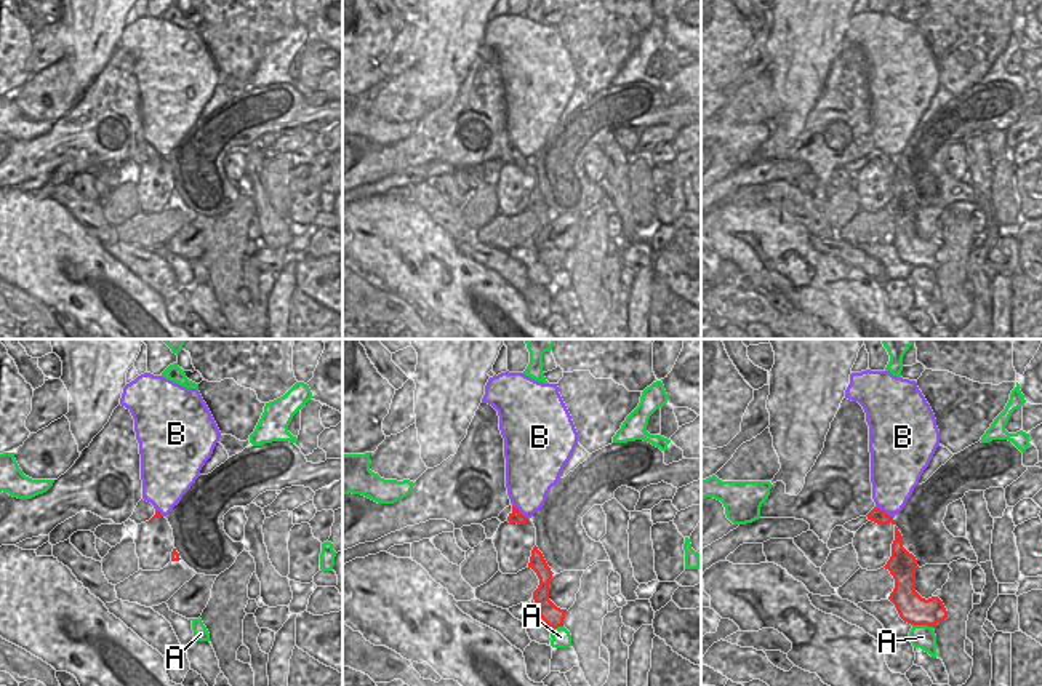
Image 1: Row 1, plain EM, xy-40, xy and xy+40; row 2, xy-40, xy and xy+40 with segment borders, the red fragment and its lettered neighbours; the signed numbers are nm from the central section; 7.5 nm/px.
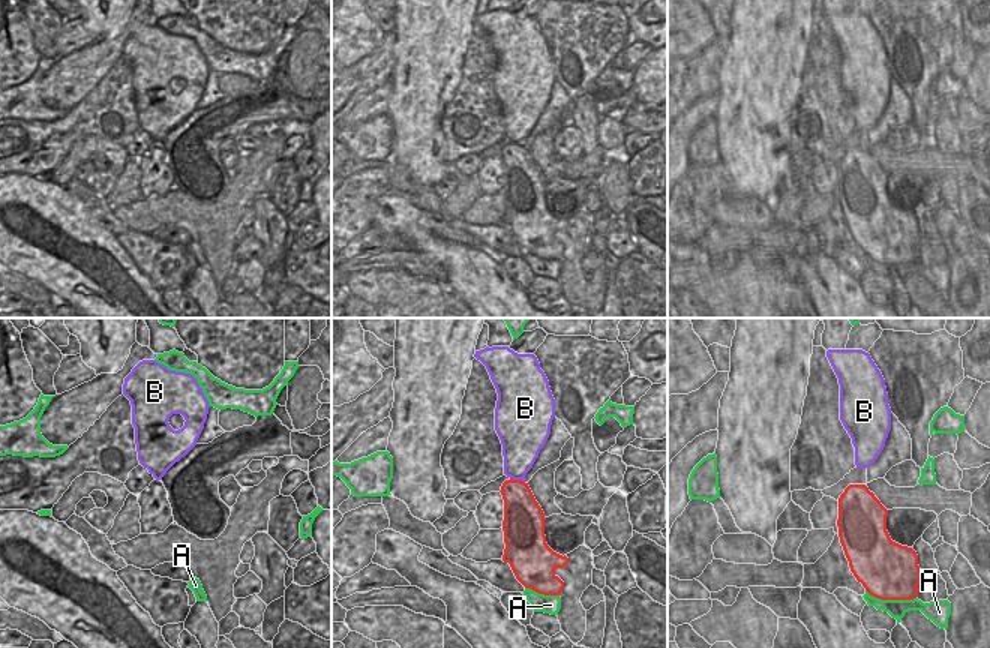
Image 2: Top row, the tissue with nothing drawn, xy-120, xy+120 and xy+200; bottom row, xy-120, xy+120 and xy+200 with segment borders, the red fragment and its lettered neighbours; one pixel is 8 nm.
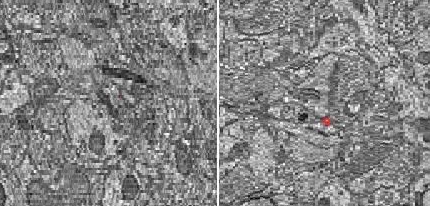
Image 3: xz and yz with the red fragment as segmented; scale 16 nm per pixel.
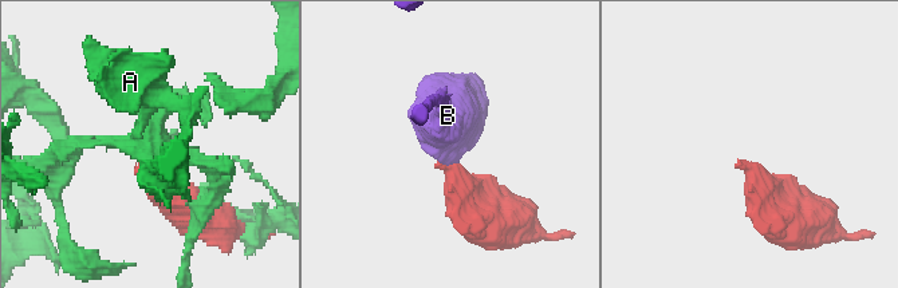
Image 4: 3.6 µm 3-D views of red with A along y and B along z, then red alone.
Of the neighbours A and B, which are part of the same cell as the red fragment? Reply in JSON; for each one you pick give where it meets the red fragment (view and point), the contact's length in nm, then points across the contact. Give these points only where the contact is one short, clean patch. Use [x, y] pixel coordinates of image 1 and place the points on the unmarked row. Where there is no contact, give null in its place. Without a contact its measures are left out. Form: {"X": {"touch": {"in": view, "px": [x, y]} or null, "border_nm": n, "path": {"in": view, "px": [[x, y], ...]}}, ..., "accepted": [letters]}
{"accepted": []}

